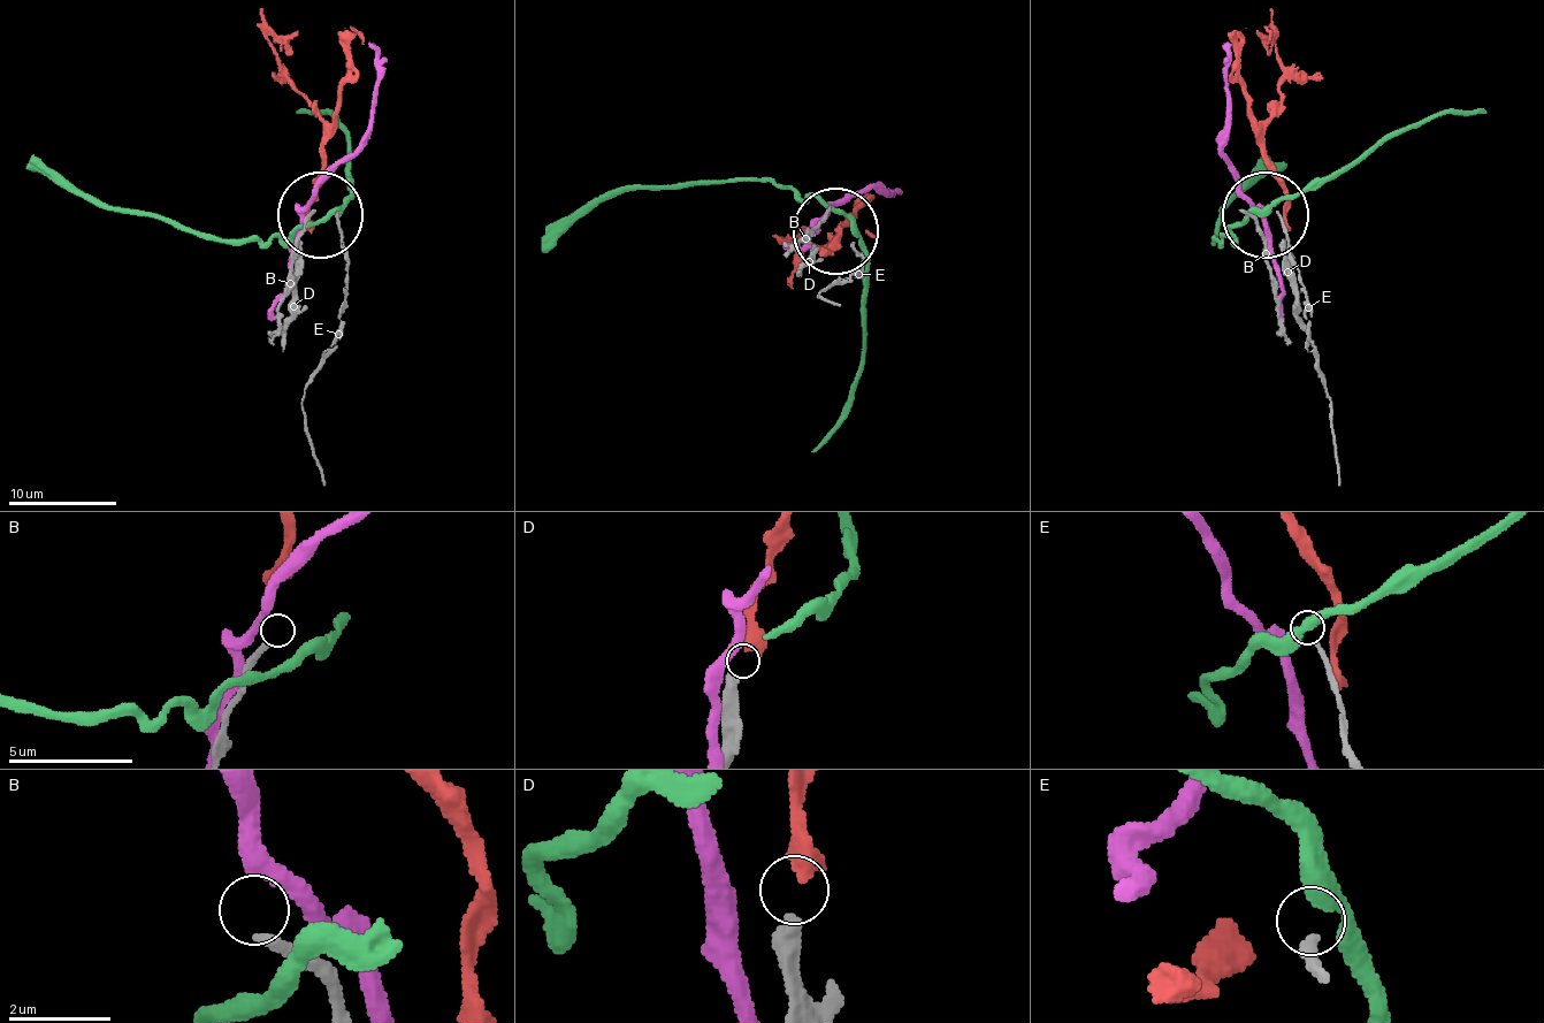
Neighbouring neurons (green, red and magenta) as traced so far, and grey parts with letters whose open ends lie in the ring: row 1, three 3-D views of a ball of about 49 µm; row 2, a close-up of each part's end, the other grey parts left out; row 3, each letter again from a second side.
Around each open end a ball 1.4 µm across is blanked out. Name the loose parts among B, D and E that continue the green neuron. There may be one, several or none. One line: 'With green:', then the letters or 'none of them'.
With green: none of them

